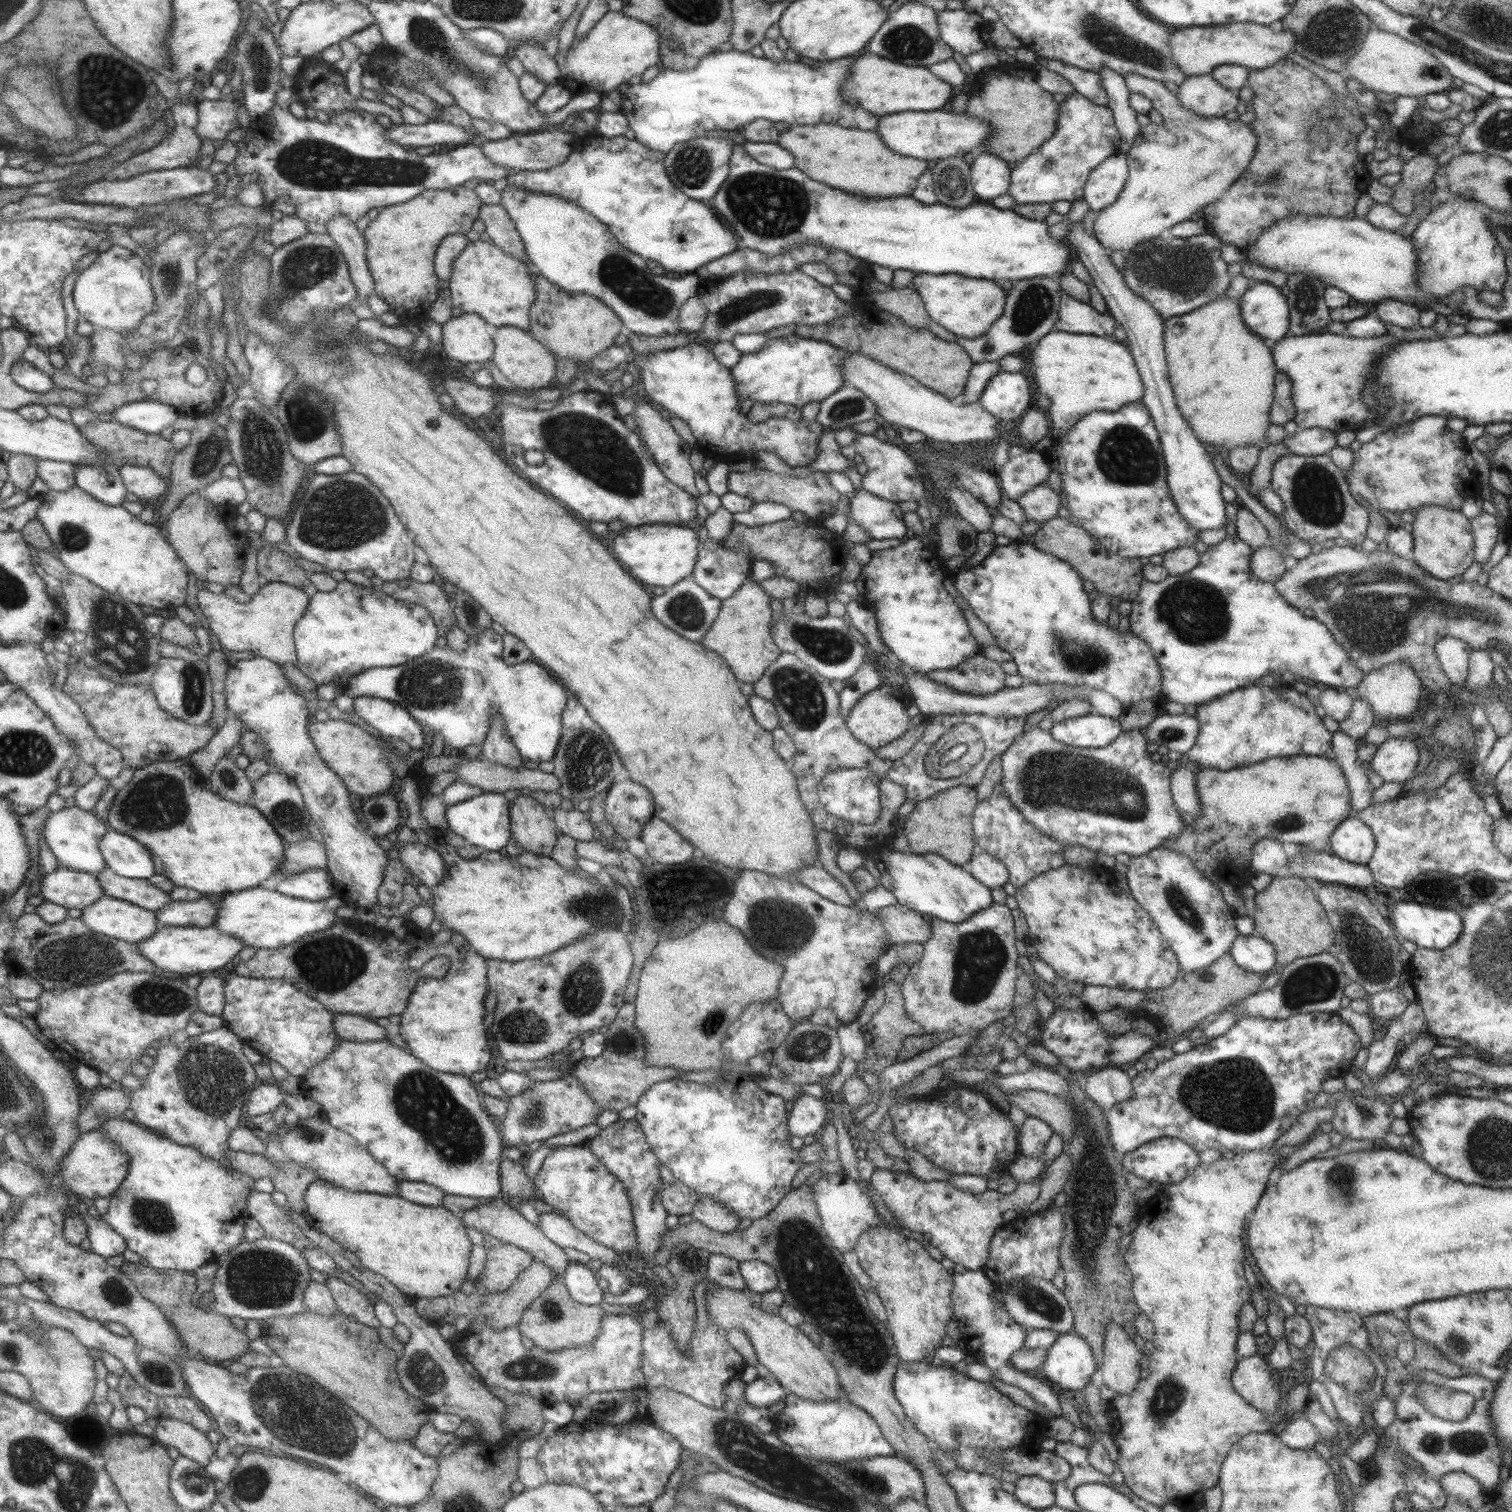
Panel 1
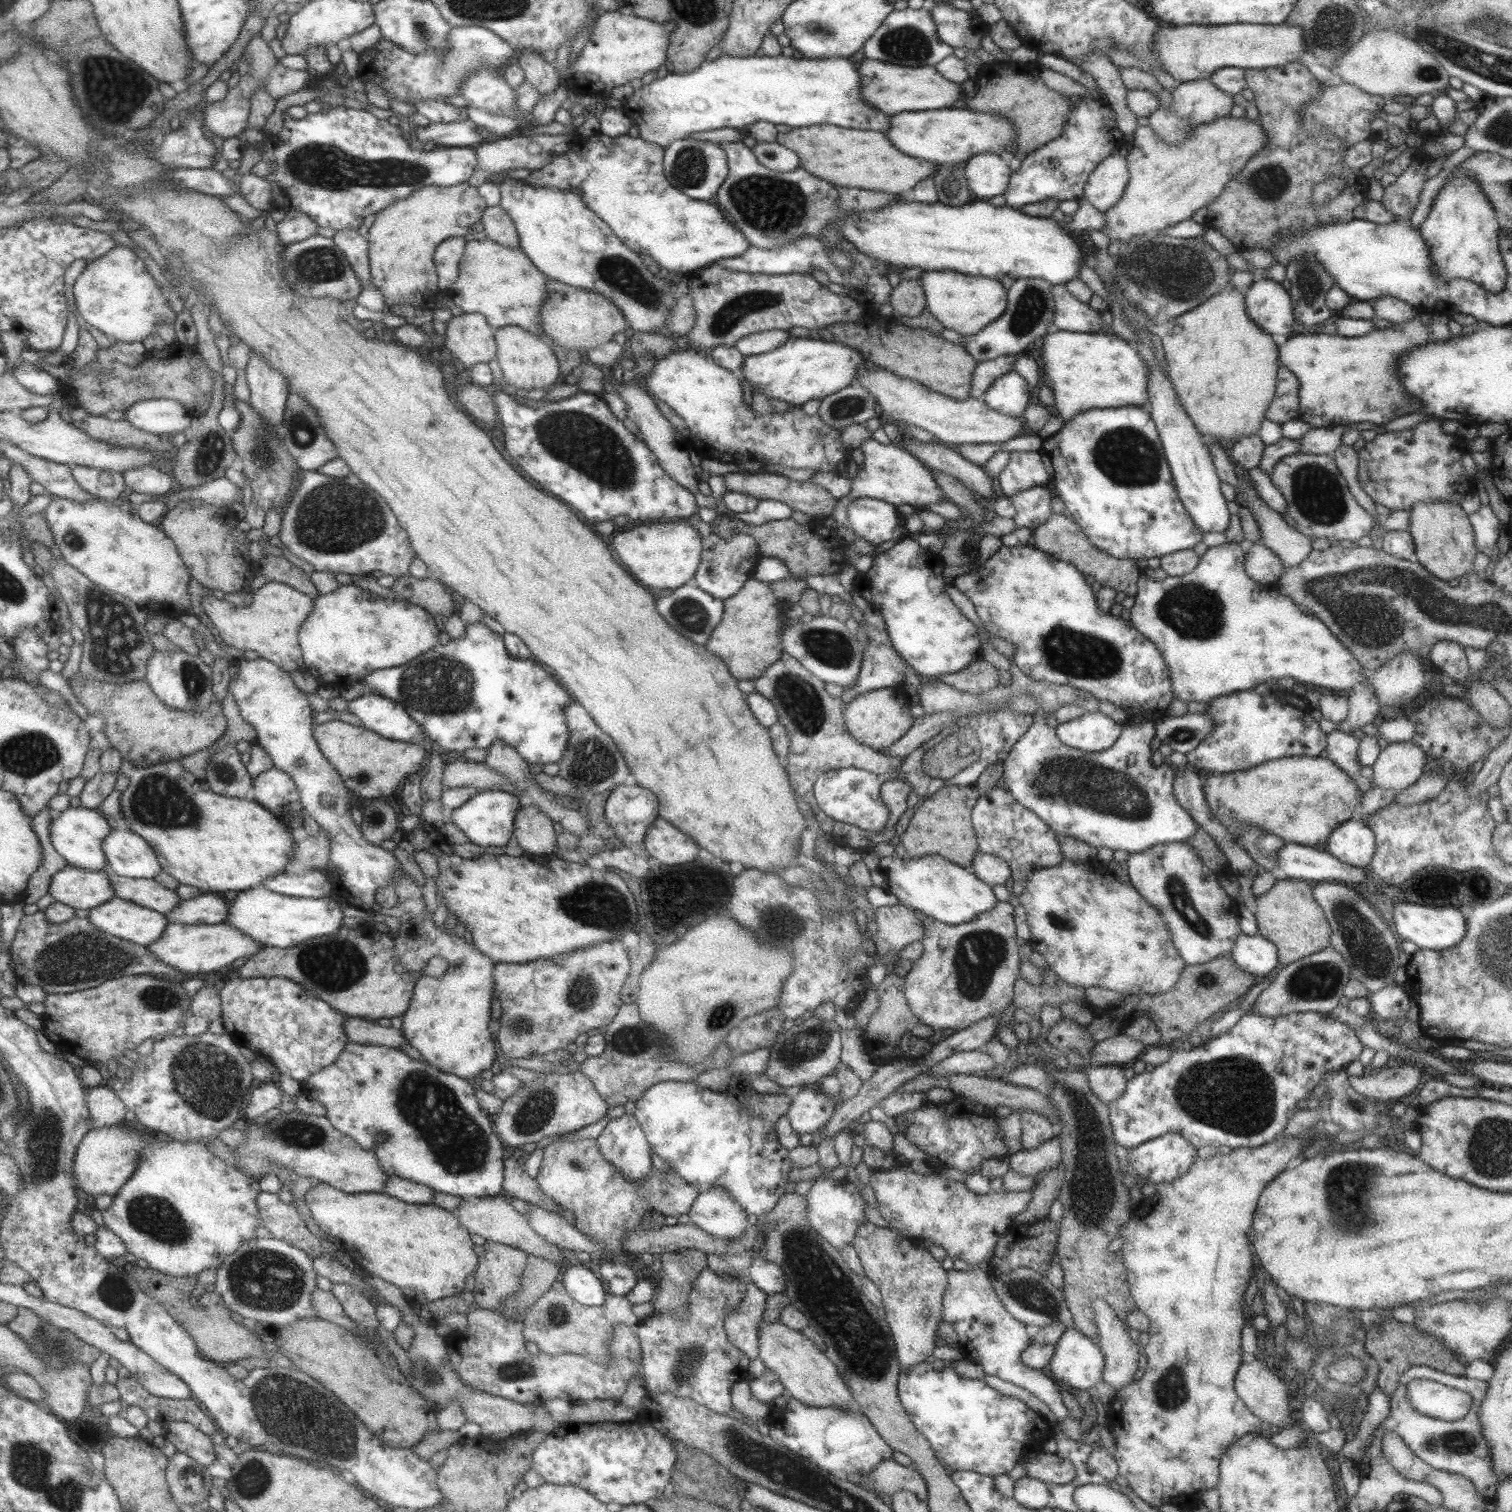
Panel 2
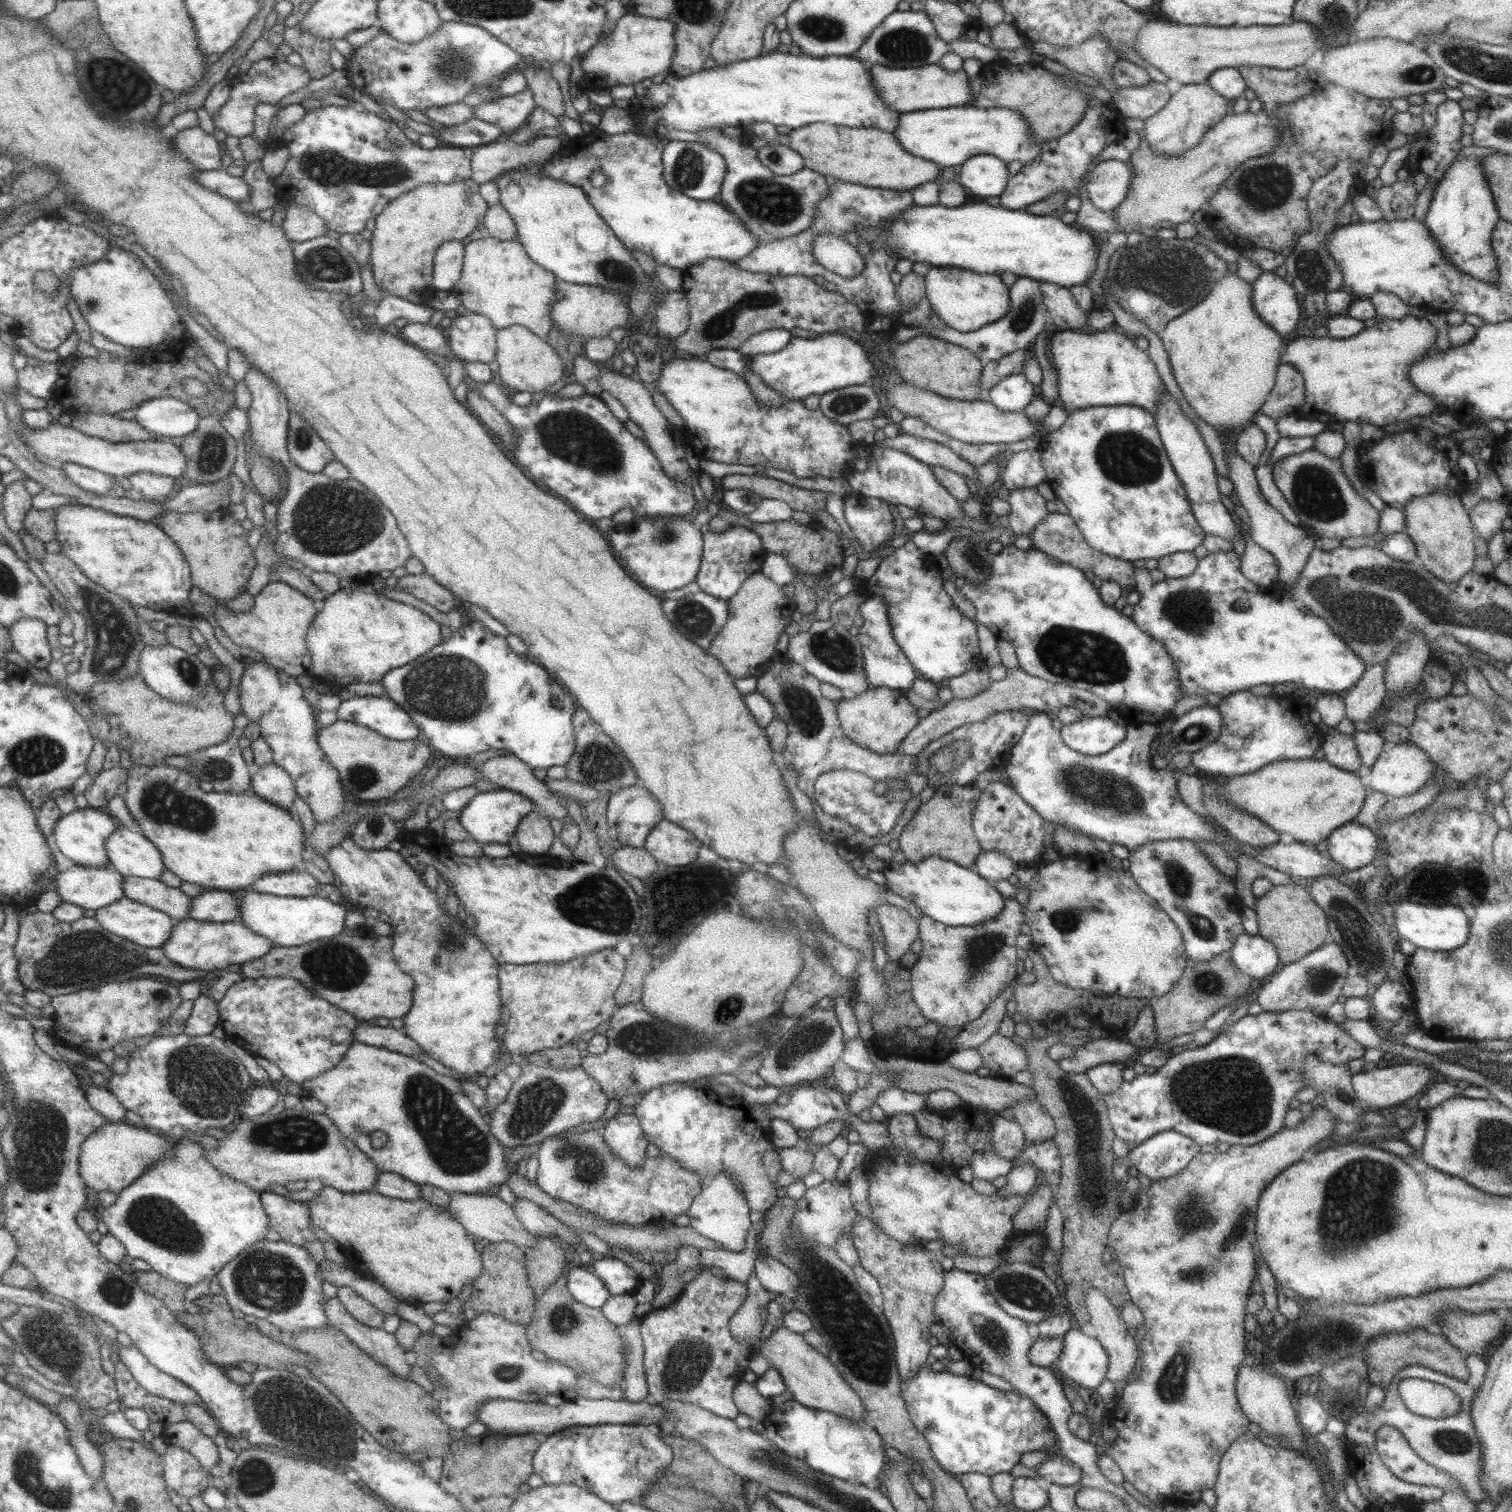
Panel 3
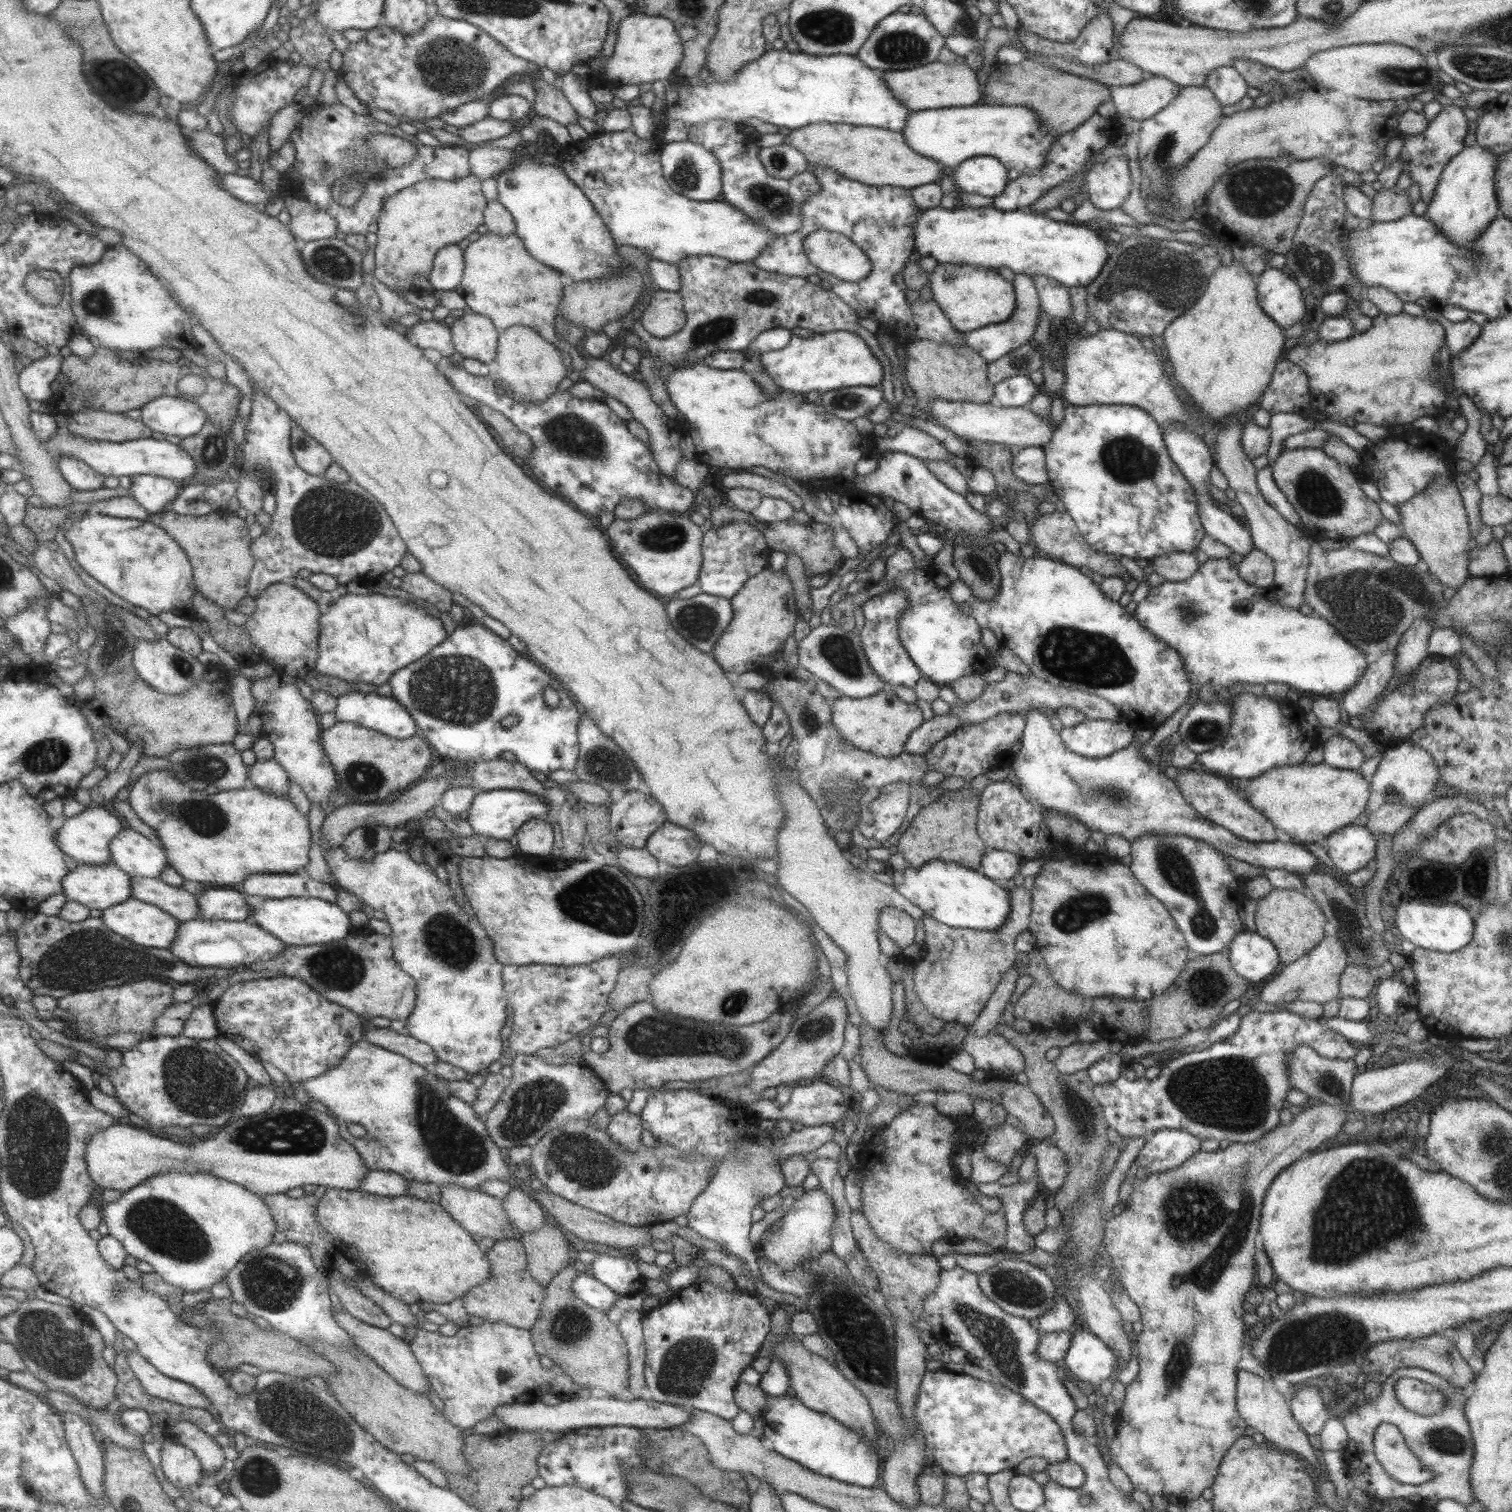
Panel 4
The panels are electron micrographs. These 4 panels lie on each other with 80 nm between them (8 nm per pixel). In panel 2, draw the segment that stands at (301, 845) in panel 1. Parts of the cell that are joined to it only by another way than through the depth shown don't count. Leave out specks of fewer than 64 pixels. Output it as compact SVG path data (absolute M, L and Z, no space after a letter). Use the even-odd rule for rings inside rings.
M321 829L316 836L297 842L292 862L303 864L307 868L325 870L330 861L330 852L331 837Z

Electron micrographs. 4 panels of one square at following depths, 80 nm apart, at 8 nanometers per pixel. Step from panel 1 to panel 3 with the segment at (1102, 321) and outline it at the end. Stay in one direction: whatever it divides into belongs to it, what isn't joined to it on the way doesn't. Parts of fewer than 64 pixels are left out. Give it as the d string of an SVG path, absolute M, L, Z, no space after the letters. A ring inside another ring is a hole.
M1045 281L1039 282L1039 288L1043 294L1048 324L1055 324L1061 331L1089 331L1088 313L1077 306L1068 289Z

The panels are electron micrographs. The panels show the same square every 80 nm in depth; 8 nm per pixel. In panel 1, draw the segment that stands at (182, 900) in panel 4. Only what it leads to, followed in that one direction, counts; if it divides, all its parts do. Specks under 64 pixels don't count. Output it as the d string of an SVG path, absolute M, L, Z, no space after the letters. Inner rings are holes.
M105 867L97 878L107 896L119 900L128 900L141 908L157 912L172 900L169 892L165 892L149 879L127 878L117 874L112 868Z

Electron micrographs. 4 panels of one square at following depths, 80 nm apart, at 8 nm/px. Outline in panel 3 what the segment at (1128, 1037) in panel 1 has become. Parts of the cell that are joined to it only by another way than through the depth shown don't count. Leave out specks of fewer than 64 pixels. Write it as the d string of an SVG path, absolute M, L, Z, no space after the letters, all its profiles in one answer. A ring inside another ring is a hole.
M1109 1034L1107 1038L1092 1040L1073 1049L1073 1057L1060 1058L1056 1062L1065 1072L1084 1073L1087 1068L1093 1068L1098 1064L1125 1060L1138 1048L1125 1038L1115 1038Z

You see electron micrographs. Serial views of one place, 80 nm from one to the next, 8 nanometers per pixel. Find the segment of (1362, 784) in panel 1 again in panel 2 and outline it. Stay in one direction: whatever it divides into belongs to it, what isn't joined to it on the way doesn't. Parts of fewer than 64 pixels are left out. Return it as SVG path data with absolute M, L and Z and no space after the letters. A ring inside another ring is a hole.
M1333 730L1327 734L1327 743L1325 744L1325 756L1333 762L1337 768L1343 770L1345 775L1355 781L1360 777L1359 769L1361 765L1358 762L1357 750L1358 740L1351 733Z

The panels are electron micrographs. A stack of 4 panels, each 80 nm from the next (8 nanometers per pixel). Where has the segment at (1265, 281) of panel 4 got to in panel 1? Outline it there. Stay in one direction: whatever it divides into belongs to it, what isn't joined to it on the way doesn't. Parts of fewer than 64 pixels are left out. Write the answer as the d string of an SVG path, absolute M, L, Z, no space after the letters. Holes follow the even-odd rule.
M1255 282L1238 302L1239 316L1249 332L1269 343L1287 336L1287 302L1279 288L1267 282Z

